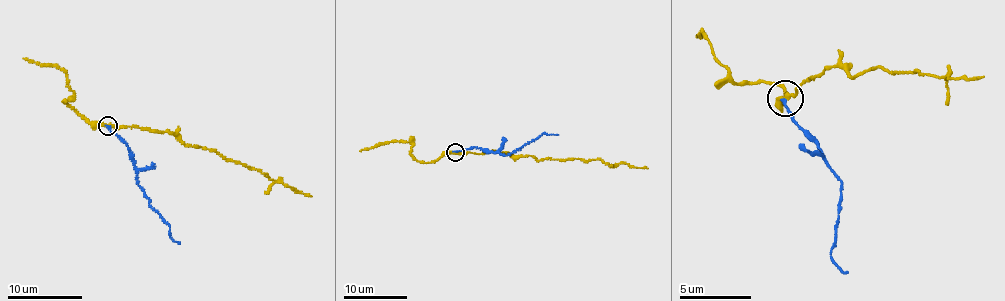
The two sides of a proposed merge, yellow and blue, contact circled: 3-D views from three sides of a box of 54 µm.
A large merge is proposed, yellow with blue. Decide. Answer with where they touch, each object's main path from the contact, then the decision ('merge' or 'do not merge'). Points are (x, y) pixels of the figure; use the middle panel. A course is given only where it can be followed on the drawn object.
(455, 152) | yellow via (455, 152), (527, 155), (542, 160), (549, 157), (597, 159), (611, 164), (647, 168) | blue via (455, 152), (477, 146), (508, 155), (545, 132), (558, 134) | do not merge

